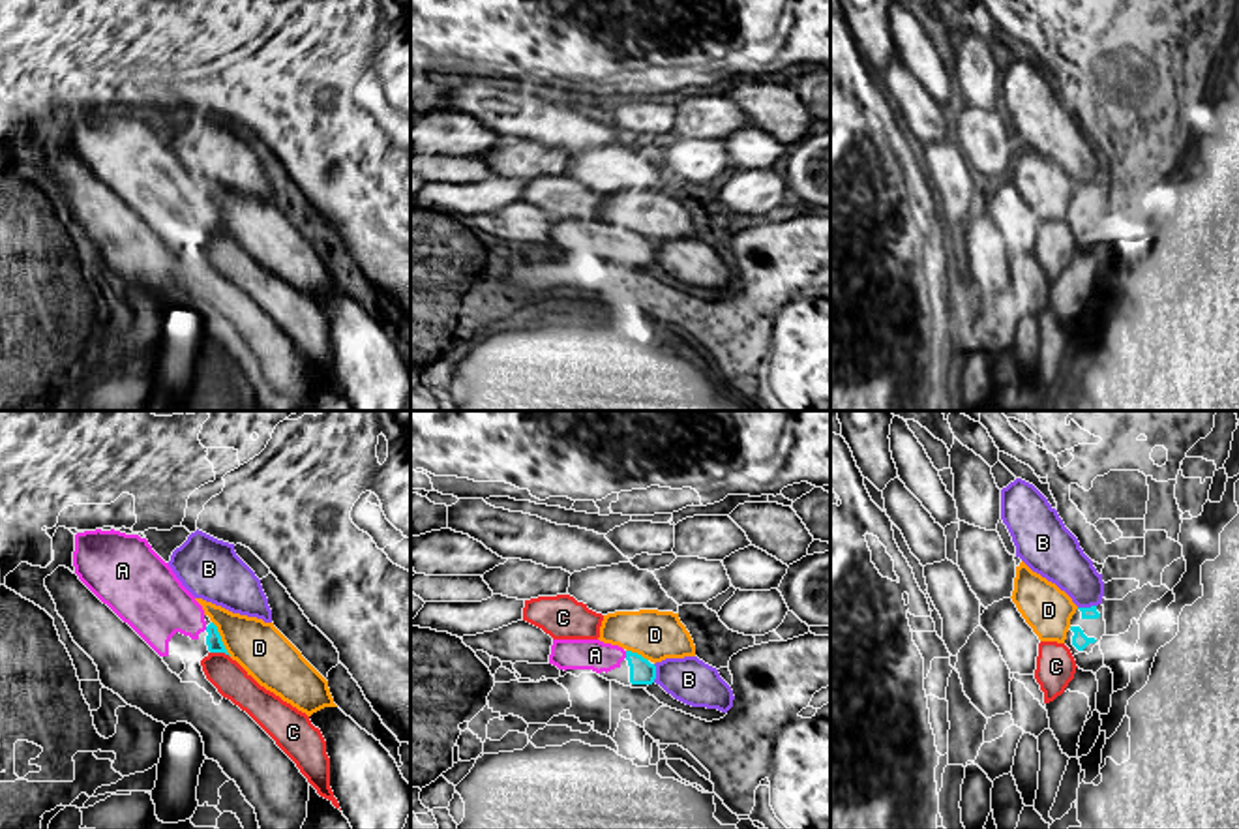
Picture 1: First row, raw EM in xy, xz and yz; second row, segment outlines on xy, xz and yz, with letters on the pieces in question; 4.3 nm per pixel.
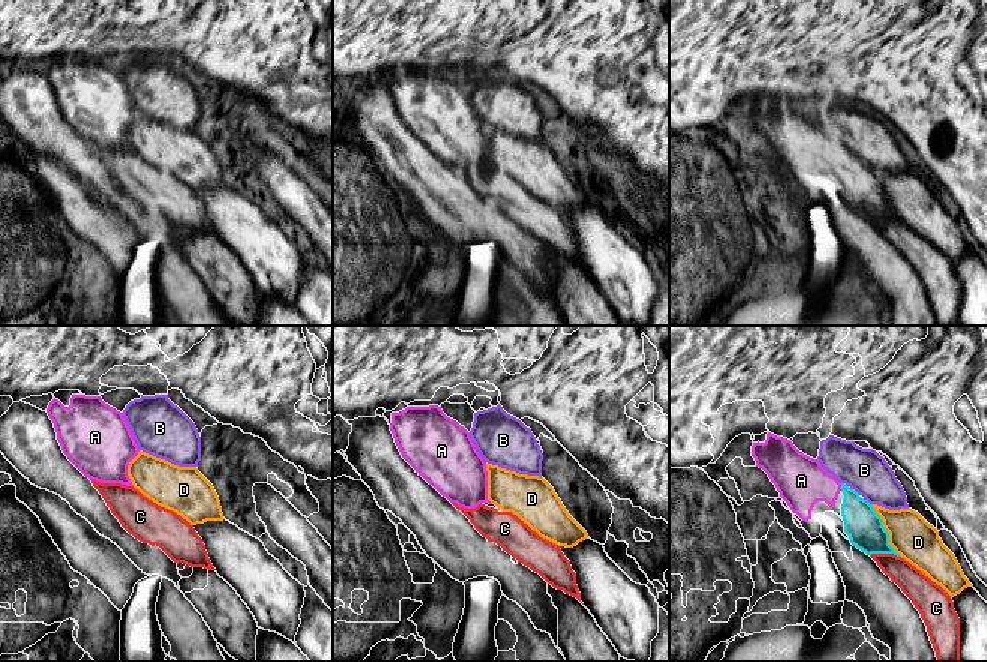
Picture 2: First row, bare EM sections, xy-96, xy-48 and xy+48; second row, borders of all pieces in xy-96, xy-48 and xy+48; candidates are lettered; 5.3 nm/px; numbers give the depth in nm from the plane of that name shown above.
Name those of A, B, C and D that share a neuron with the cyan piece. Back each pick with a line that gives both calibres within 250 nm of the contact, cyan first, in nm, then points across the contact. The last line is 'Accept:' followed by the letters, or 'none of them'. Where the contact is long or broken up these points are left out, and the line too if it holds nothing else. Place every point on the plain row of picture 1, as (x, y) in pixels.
A: 110 nm thick on the cyan side, 130 nm on the other; runs through xz (641, 252), (626, 235), (595, 235)
Accept: A

